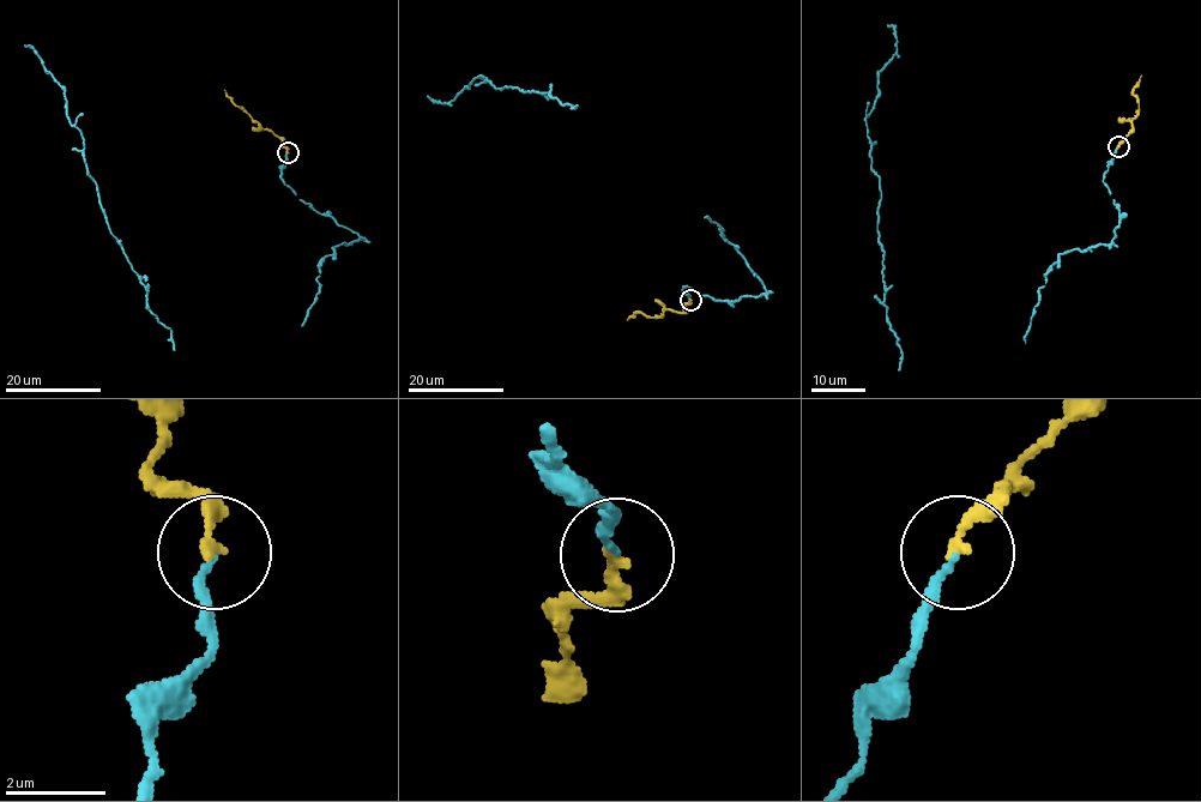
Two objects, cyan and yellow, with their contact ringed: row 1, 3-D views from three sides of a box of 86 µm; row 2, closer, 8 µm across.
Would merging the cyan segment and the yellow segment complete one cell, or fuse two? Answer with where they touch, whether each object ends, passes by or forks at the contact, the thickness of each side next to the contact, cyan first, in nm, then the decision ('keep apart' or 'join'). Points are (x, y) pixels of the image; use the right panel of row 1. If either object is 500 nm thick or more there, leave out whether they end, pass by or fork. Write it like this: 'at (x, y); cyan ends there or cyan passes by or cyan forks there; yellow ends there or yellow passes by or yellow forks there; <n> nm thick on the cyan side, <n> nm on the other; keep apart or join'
at (1118, 146); cyan ends there; yellow ends there; 140 nm thick on the cyan side, 240 nm on the other; join

